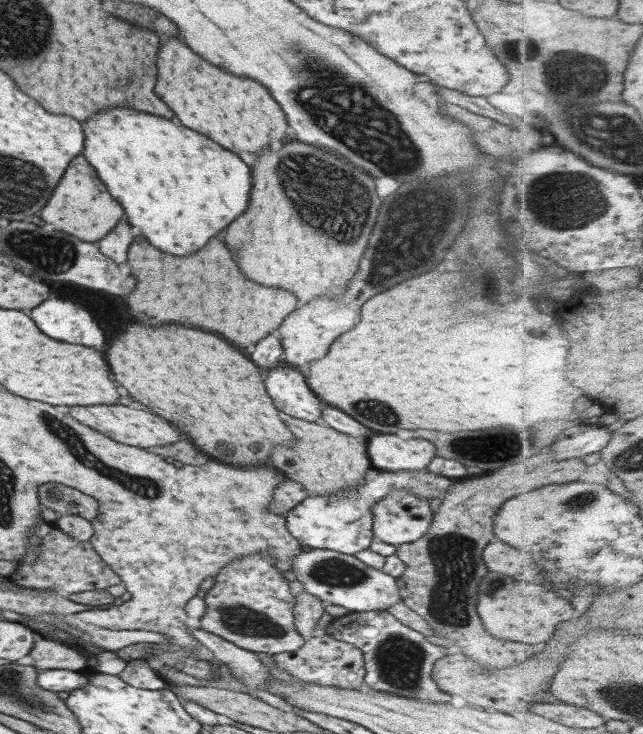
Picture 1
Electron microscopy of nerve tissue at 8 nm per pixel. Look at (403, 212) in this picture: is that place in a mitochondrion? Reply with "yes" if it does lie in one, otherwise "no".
yes

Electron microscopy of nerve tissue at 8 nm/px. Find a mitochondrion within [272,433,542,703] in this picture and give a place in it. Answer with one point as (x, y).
(452, 555)

